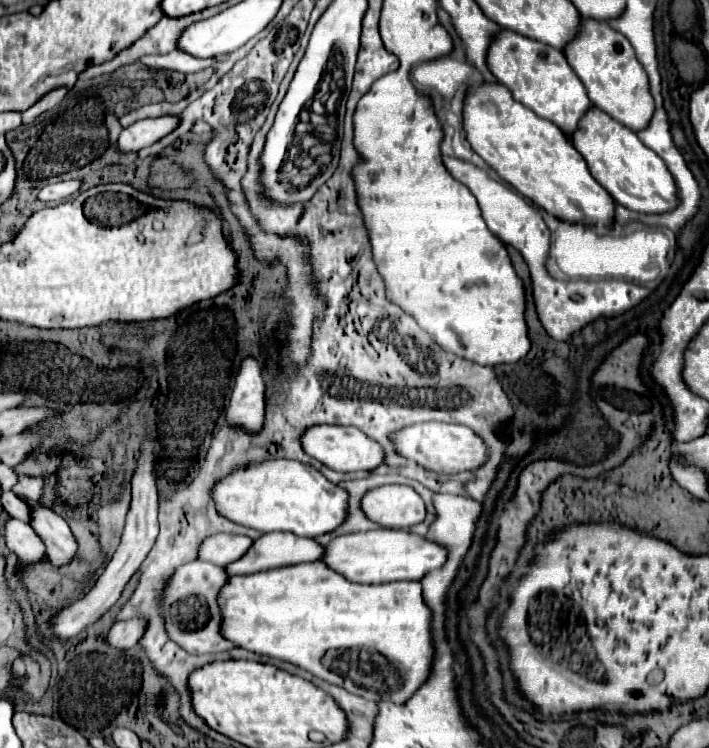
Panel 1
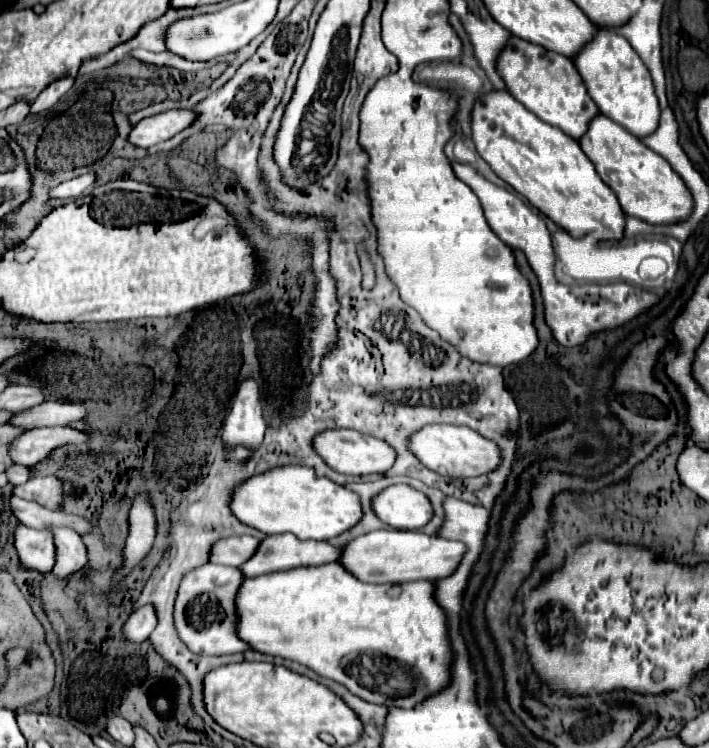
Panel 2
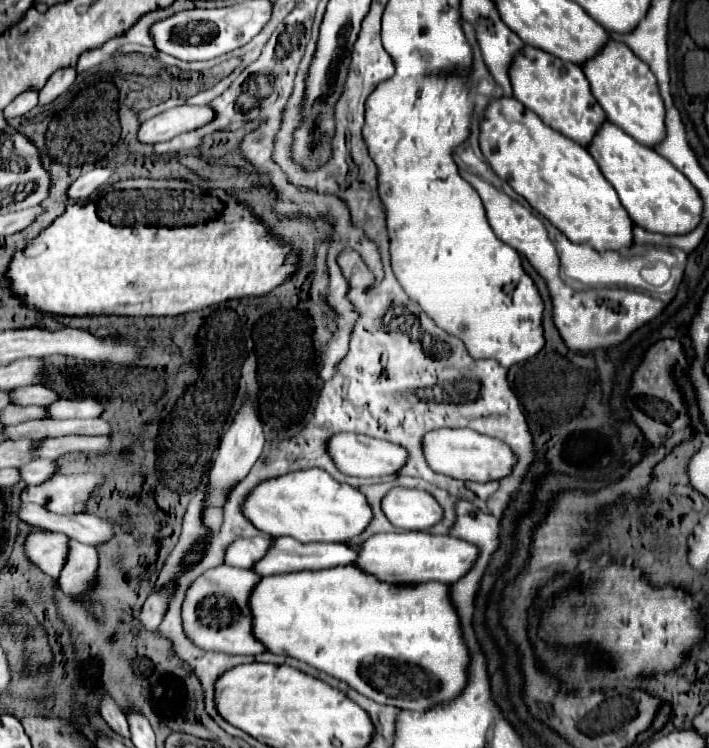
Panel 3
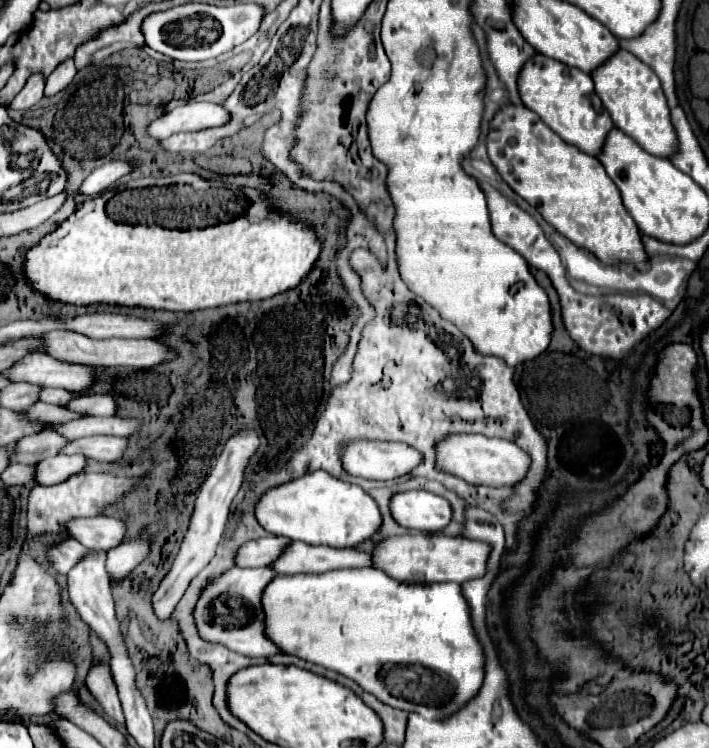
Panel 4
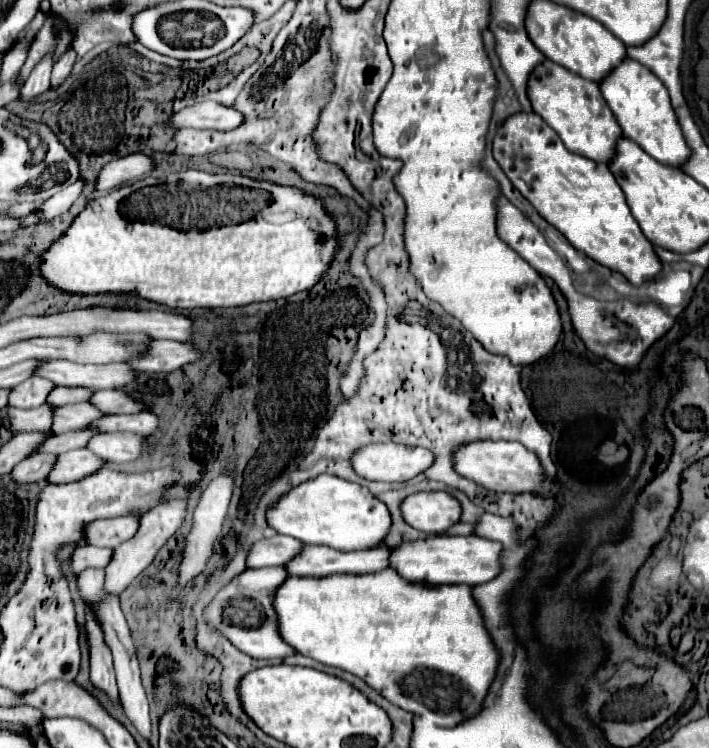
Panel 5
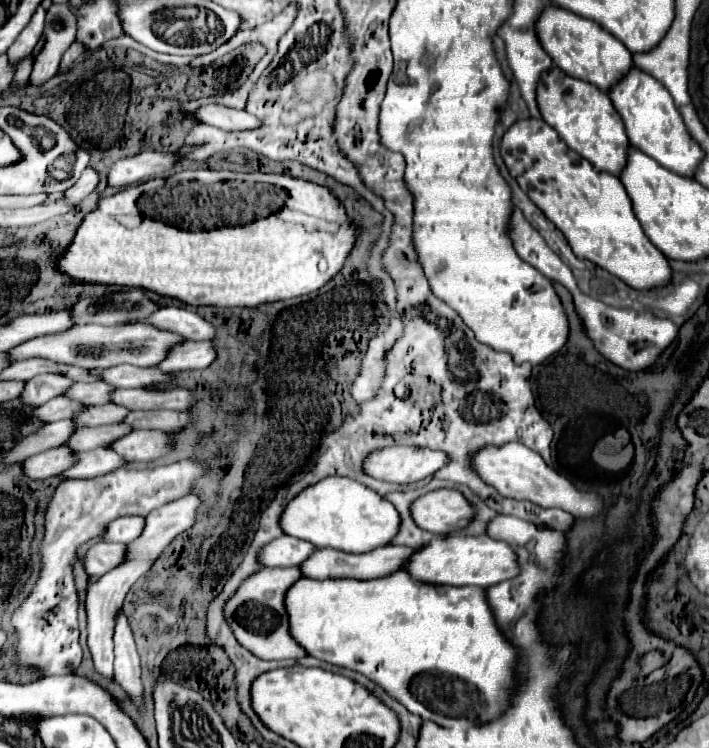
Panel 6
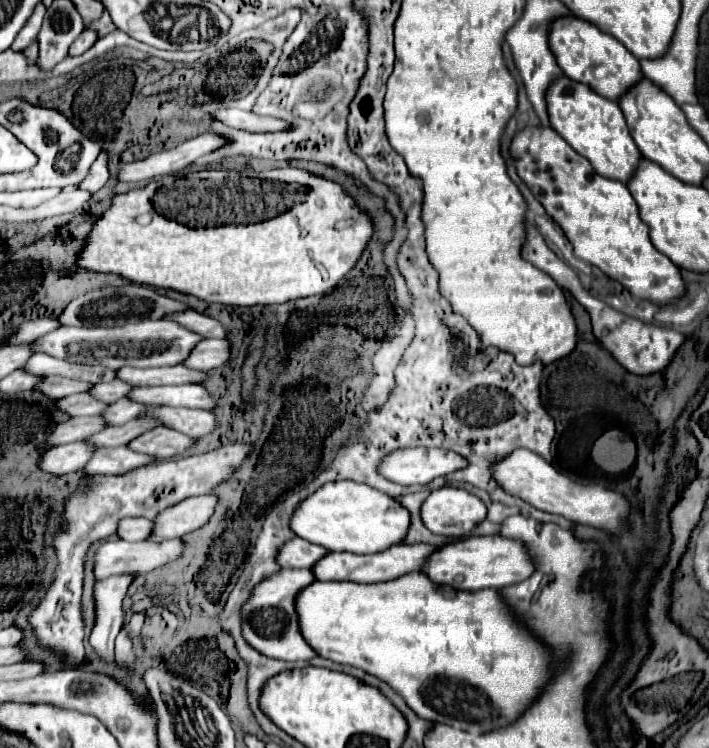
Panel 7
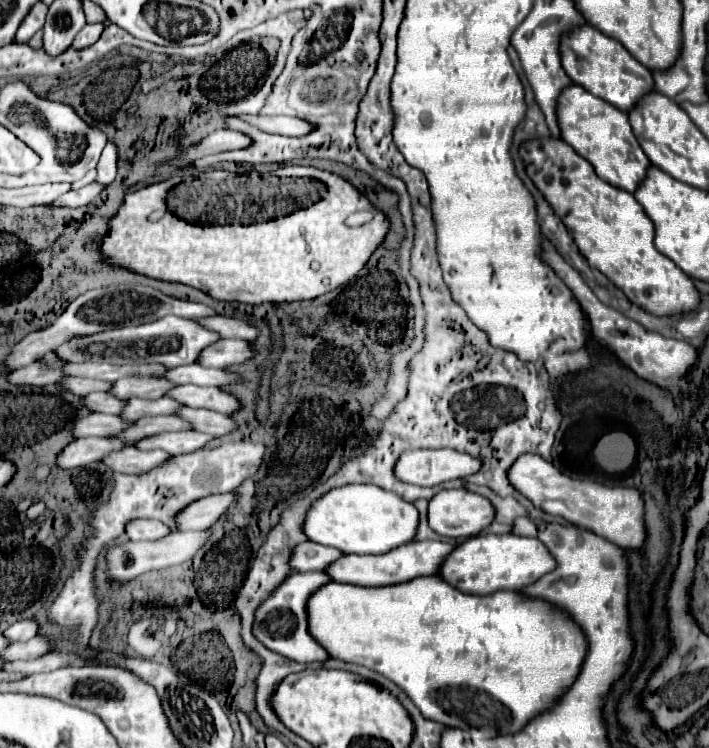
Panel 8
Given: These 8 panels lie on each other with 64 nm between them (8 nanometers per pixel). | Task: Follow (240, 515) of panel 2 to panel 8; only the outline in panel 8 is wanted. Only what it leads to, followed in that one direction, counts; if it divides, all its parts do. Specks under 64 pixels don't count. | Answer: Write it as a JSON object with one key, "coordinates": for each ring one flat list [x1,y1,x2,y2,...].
{"coordinates":[[346,484,332,488,312,502,310,510,306,512,302,532,308,536,308,540,338,548,344,554,386,554,402,544,412,542,416,526,418,510,398,494,370,484]]}

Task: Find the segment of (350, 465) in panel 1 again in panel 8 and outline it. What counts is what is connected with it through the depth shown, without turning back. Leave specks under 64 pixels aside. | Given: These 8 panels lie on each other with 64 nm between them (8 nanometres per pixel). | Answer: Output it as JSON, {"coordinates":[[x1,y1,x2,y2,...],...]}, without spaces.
{"coordinates":[[452,448,408,450,396,460,394,476,406,484,434,486,478,472,480,460]]}

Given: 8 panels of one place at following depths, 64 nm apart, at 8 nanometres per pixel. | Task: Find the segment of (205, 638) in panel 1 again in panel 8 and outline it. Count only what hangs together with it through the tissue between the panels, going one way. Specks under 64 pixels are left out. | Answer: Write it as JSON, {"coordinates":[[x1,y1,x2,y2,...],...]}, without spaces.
{"coordinates":[[294,572,284,578,284,582,272,590,272,594,256,608,254,612,254,624,252,634,254,638,264,644,268,650,296,662,306,664,320,664,328,660,330,656,326,650,308,634,308,622,306,622,306,602,312,592,316,592,320,586,330,582,330,578,324,572]]}

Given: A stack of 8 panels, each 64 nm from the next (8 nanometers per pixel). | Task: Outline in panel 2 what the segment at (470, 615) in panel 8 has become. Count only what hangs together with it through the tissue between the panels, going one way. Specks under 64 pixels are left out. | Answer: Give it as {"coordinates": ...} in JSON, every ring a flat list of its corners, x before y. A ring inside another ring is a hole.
{"coordinates":[[320,564,320,568,292,568,292,572,270,572,268,576,244,578,240,592,236,592,236,614,240,616,236,632,240,640,244,640,252,650,300,662,318,676,344,684,350,692,368,702,414,708,414,704,430,694,436,694,450,682,448,670,452,662,452,648,446,636,446,616,444,610,436,604,434,586,428,580,408,584,366,584,340,568,340,564],[396,664,404,666,408,672,408,694,392,692,398,674]]}

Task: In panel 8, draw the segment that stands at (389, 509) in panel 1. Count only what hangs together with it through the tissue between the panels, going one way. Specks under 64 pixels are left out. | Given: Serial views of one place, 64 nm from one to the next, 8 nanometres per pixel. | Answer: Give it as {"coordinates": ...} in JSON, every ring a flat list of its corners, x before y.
{"coordinates":[[464,488,440,490,428,502,428,524,440,536,470,538,486,528,492,520,492,504,484,496]]}

